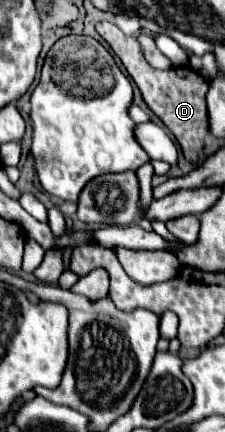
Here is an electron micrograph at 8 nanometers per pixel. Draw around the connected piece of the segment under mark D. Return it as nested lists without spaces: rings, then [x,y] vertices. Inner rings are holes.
[[[99,22],[97,32],[107,40],[107,44],[113,48],[113,52],[121,58],[123,66],[127,68],[129,76],[141,90],[141,96],[145,104],[153,110],[153,114],[171,130],[171,134],[177,138],[181,144],[183,156],[189,162],[197,162],[199,152],[203,148],[203,140],[207,136],[207,108],[205,108],[205,94],[209,90],[209,80],[203,78],[199,72],[195,72],[189,66],[181,68],[171,68],[167,72],[163,70],[153,70],[143,54],[139,52],[139,42],[131,36],[125,36],[115,24],[111,22]]]

